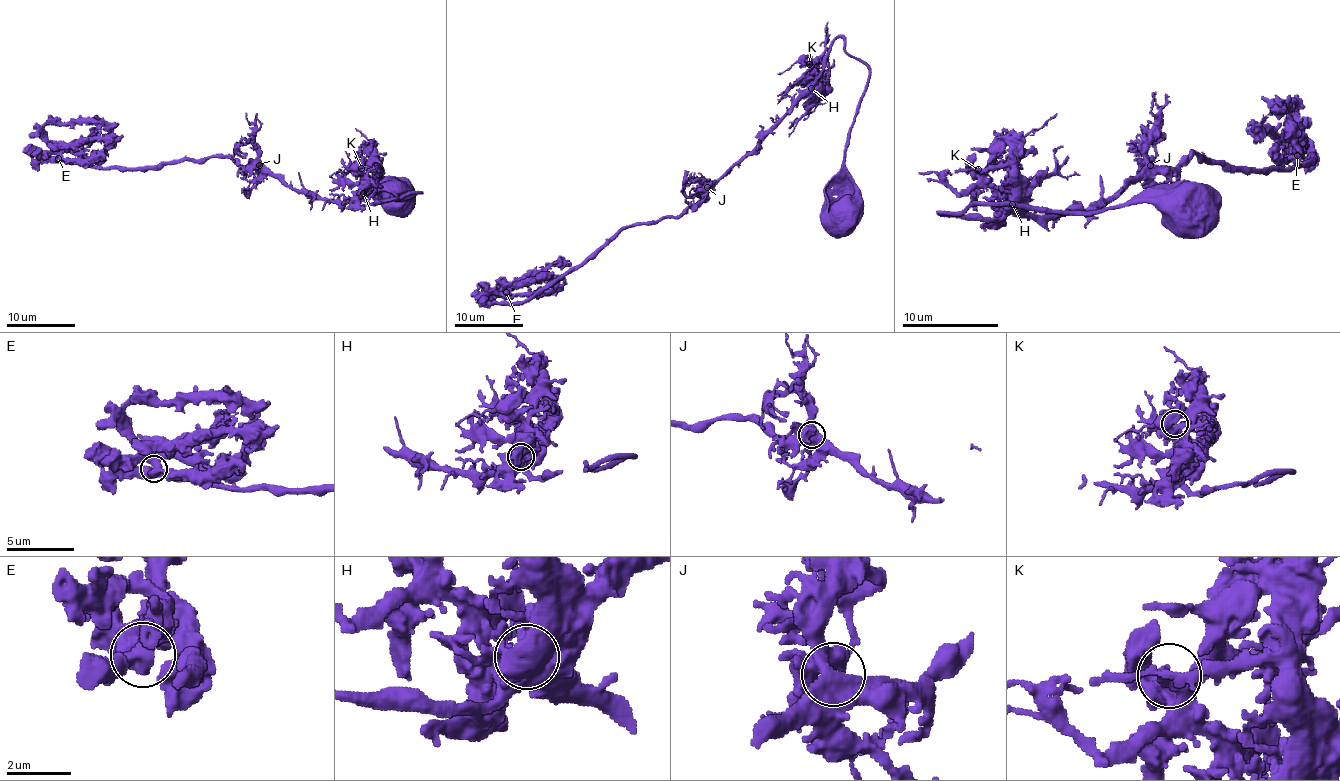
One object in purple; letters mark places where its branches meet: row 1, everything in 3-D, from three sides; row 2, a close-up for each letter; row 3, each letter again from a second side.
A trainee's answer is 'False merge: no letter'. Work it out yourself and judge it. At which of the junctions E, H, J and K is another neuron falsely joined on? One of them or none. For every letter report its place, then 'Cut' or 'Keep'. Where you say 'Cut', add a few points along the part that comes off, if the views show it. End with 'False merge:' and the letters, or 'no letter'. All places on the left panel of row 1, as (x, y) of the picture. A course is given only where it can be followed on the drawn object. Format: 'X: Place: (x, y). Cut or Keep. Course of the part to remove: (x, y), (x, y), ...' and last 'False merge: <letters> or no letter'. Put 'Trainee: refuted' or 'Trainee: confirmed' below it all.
E: Place: (58, 158). Keep
H: Place: (363, 193). Keep
J: Place: (259, 165). Keep
K: Place: (361, 168). Keep
False merge: no letter
Trainee: confirmed

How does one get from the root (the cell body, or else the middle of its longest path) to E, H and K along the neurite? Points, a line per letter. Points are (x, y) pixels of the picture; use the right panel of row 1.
E: (1179, 223), (1145, 201), (940, 213), (1087, 213), (1189, 155), (1249, 169), (1285, 169), (1297, 155)
H: (1179, 223), (1145, 201), (1087, 213), (1019, 206), (940, 213), (1000, 218), (1012, 203)
K: (1179, 223), (1145, 201), (1087, 213), (1019, 206), (940, 213), (1002, 215), (1002, 203), (978, 169)

